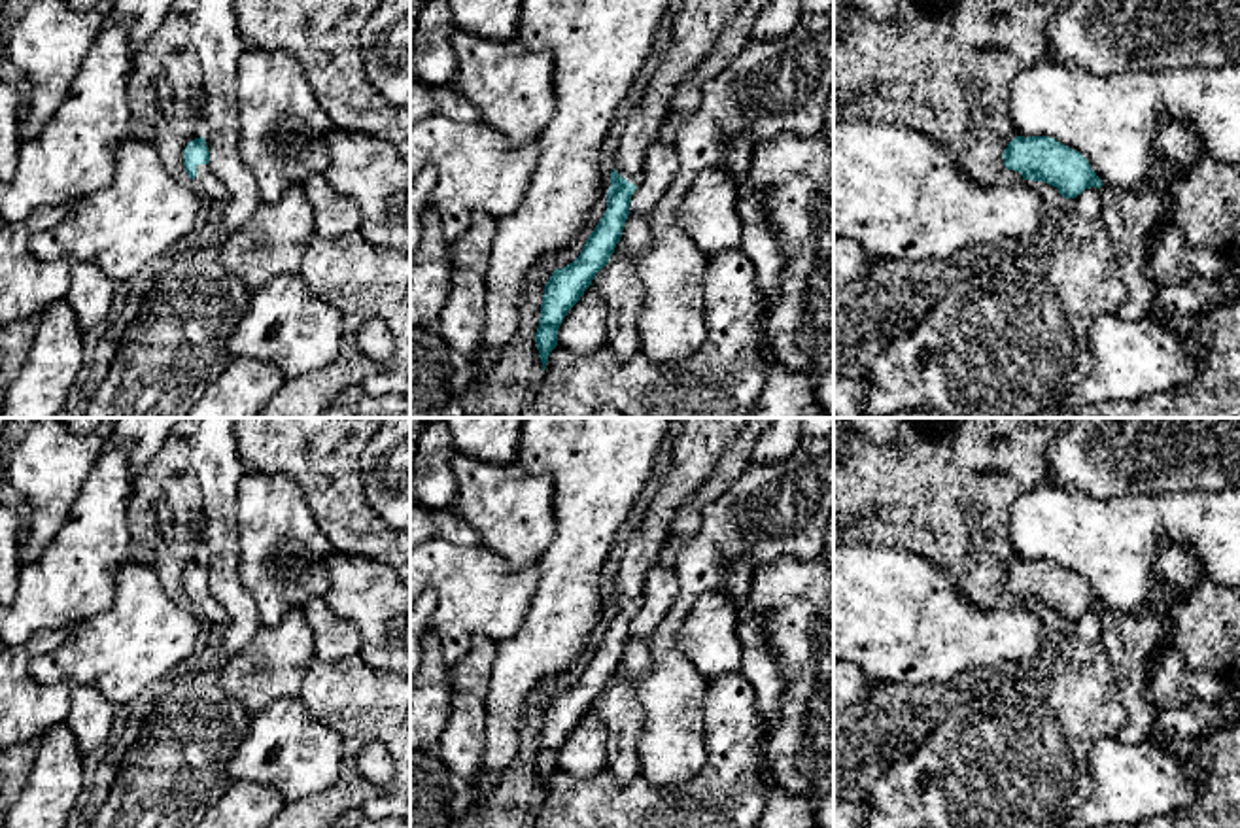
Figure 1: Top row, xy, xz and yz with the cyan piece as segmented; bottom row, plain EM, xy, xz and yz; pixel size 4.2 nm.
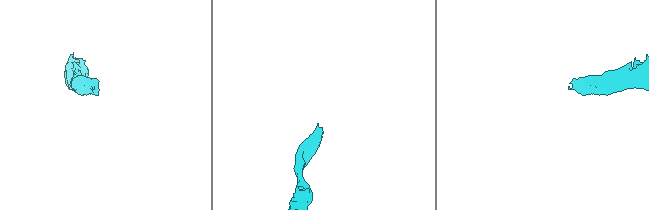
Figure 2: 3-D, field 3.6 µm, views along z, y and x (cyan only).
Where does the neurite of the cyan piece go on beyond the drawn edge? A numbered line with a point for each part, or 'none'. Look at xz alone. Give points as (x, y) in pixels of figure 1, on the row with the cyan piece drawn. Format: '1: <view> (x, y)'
1: xz (696, 27)

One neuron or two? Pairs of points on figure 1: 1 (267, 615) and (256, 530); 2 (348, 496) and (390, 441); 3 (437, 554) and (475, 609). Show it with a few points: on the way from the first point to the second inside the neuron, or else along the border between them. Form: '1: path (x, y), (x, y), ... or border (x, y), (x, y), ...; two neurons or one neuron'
1: path (267, 594), (267, 575), (258, 564), (258, 551); one neuron
2: border (371, 437), (361, 454), (361, 486), (380, 517); two neurons
3: path (448, 568), (475, 596); one neuron

